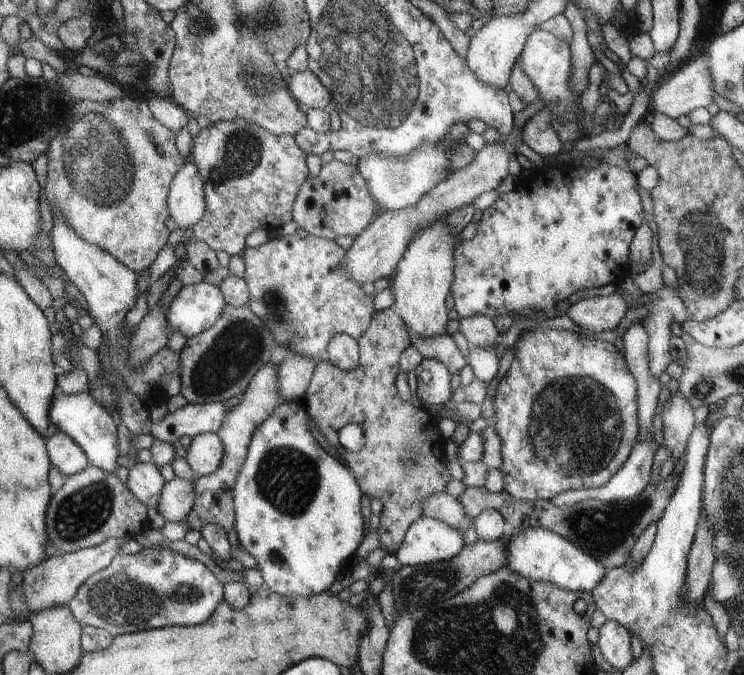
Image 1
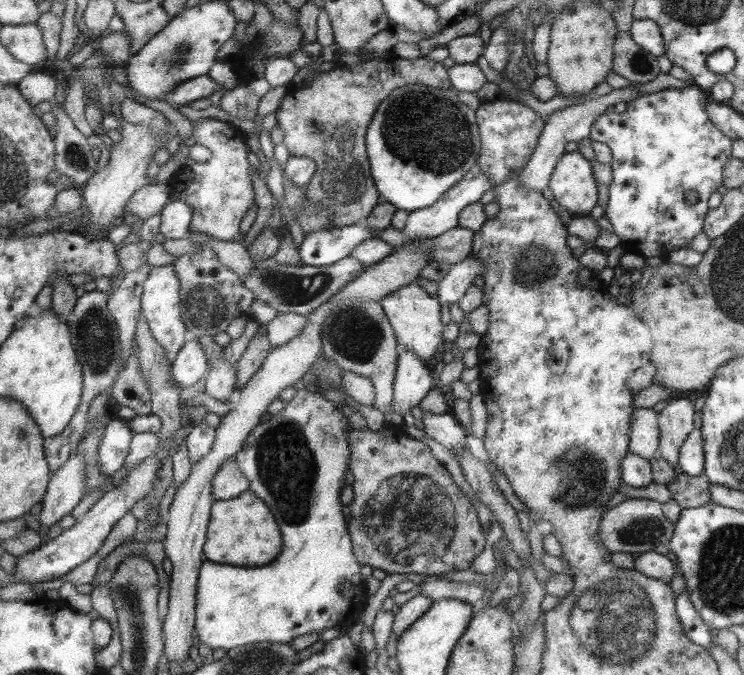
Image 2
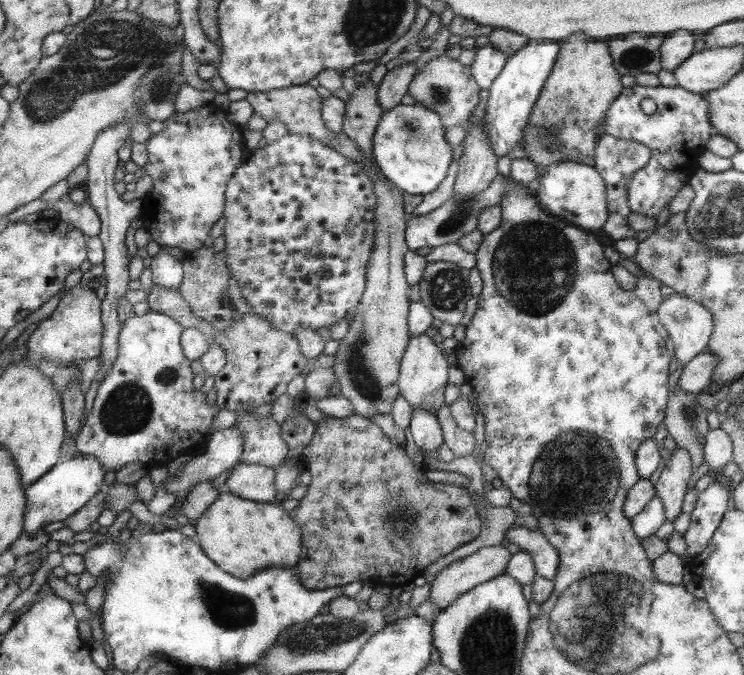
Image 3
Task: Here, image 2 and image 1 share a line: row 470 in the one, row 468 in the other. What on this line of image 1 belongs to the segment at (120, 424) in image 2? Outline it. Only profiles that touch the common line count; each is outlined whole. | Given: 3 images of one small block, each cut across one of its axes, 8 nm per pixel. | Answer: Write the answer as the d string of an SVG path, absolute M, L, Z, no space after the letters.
M59 392L49 410L49 418L54 421L58 430L70 436L82 448L90 464L111 473L119 467L116 464L116 458L119 456L117 426L108 410L92 397L90 392L77 392L71 395Z

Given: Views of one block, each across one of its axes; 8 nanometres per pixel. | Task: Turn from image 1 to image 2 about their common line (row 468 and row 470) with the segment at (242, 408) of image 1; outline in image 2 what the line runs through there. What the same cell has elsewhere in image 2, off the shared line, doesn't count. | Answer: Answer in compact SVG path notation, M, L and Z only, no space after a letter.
M235 457L227 458L213 474L211 480L211 493L214 501L236 499L249 490L249 479L245 473L241 471L240 465L235 460Z

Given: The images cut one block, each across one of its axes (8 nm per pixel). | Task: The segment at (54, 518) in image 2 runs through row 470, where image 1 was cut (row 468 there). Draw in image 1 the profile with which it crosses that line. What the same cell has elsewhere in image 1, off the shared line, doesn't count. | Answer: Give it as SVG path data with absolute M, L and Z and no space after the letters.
M60 432L47 441L51 462L64 476L75 475L90 464L86 453L67 434Z

